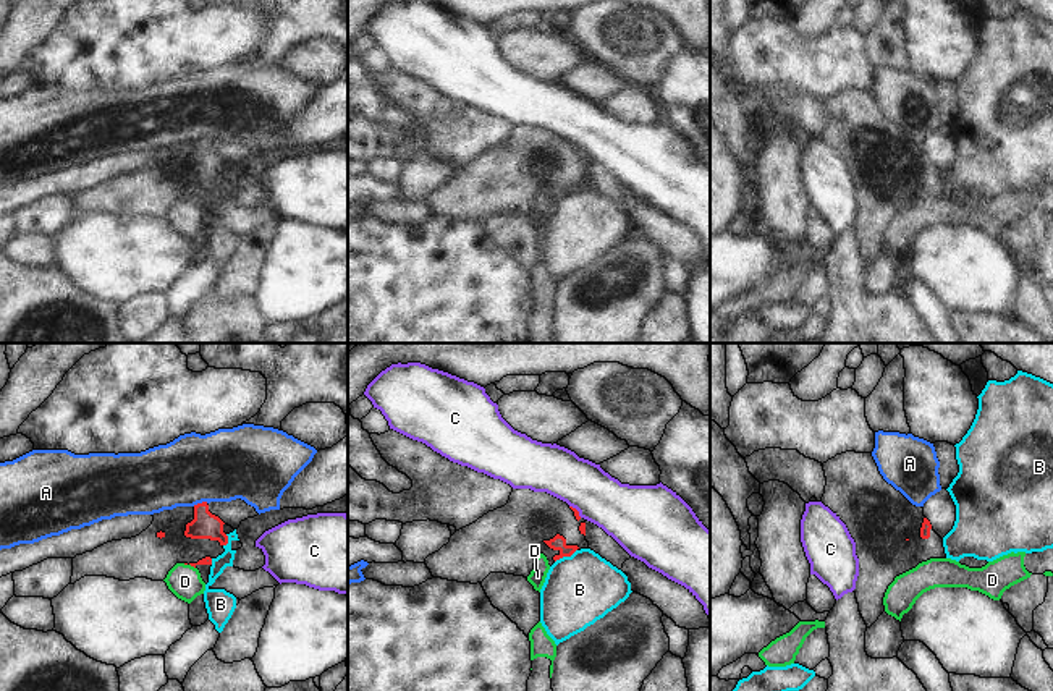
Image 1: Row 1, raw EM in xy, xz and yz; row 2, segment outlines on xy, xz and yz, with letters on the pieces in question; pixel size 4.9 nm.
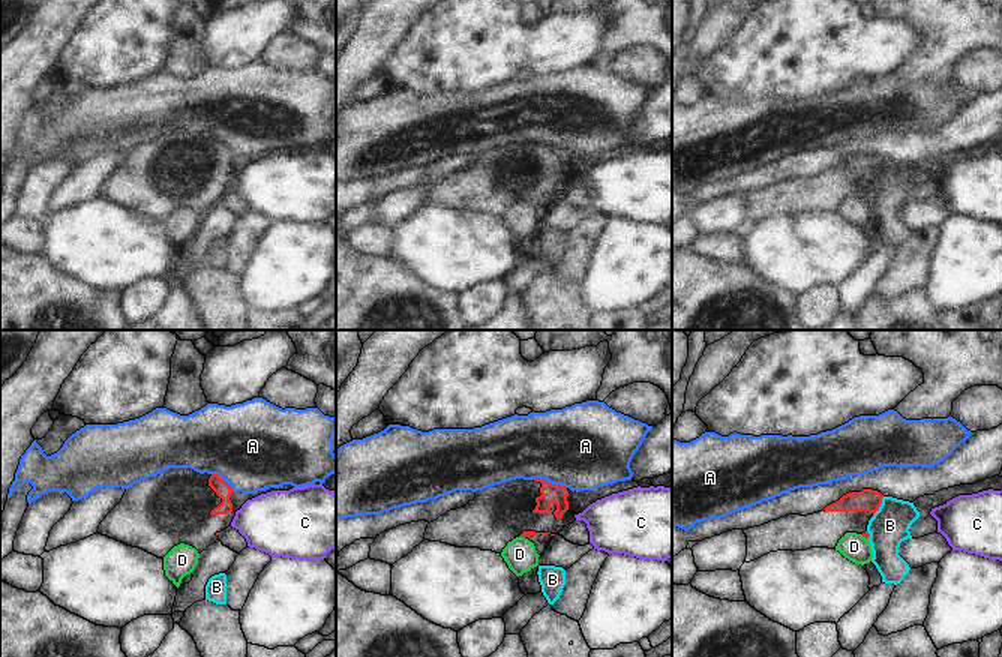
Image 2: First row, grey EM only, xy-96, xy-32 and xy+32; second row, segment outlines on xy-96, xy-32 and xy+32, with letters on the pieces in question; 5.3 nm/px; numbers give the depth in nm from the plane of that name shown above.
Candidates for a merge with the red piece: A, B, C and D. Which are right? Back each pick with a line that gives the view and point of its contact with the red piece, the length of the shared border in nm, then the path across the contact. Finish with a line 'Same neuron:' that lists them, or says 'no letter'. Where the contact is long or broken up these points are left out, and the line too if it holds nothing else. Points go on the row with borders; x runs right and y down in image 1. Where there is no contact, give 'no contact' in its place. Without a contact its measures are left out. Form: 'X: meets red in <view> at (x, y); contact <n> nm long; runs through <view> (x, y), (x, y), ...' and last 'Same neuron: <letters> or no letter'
Same neuron: no letter

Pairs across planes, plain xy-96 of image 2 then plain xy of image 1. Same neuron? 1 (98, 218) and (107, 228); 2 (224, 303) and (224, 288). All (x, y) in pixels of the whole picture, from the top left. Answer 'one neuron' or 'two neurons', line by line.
1: one neuron
2: two neurons

